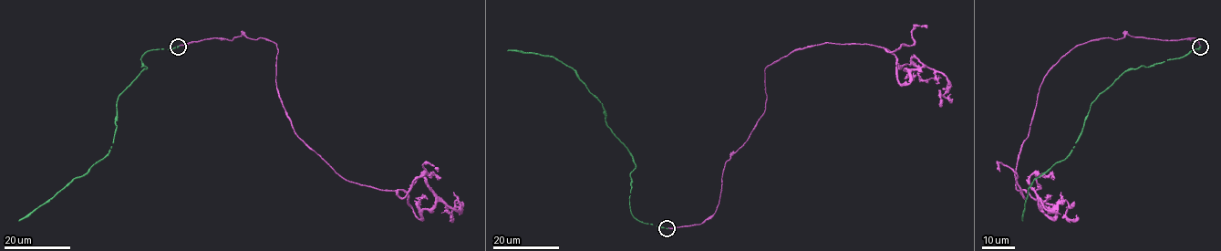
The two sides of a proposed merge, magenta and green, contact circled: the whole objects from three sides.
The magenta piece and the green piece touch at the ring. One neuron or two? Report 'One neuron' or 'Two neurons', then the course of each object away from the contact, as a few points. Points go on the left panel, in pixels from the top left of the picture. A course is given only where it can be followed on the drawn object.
Two neurons. Course of magenta: (179, 46), (276, 44), (298, 137), (345, 179), (402, 190), (420, 220), (438, 201), (460, 204), (450, 214). Course of green: (179, 47), (150, 49), (141, 57), (146, 68), (118, 97), (109, 151), (19, 221)

